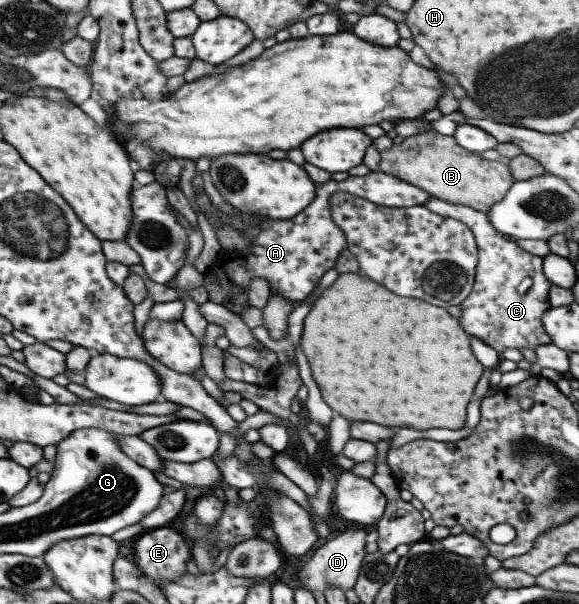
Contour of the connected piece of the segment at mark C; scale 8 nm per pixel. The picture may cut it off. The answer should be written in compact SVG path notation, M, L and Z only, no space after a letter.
M434 196L428 198L423 206L436 215L456 218L456 221L467 225L475 239L475 276L468 297L459 305L460 327L499 354L503 349L534 349L537 345L550 344L550 338L542 328L542 317L551 308L548 301L551 283L542 273L542 258L524 251L516 242L498 233L485 213Z

